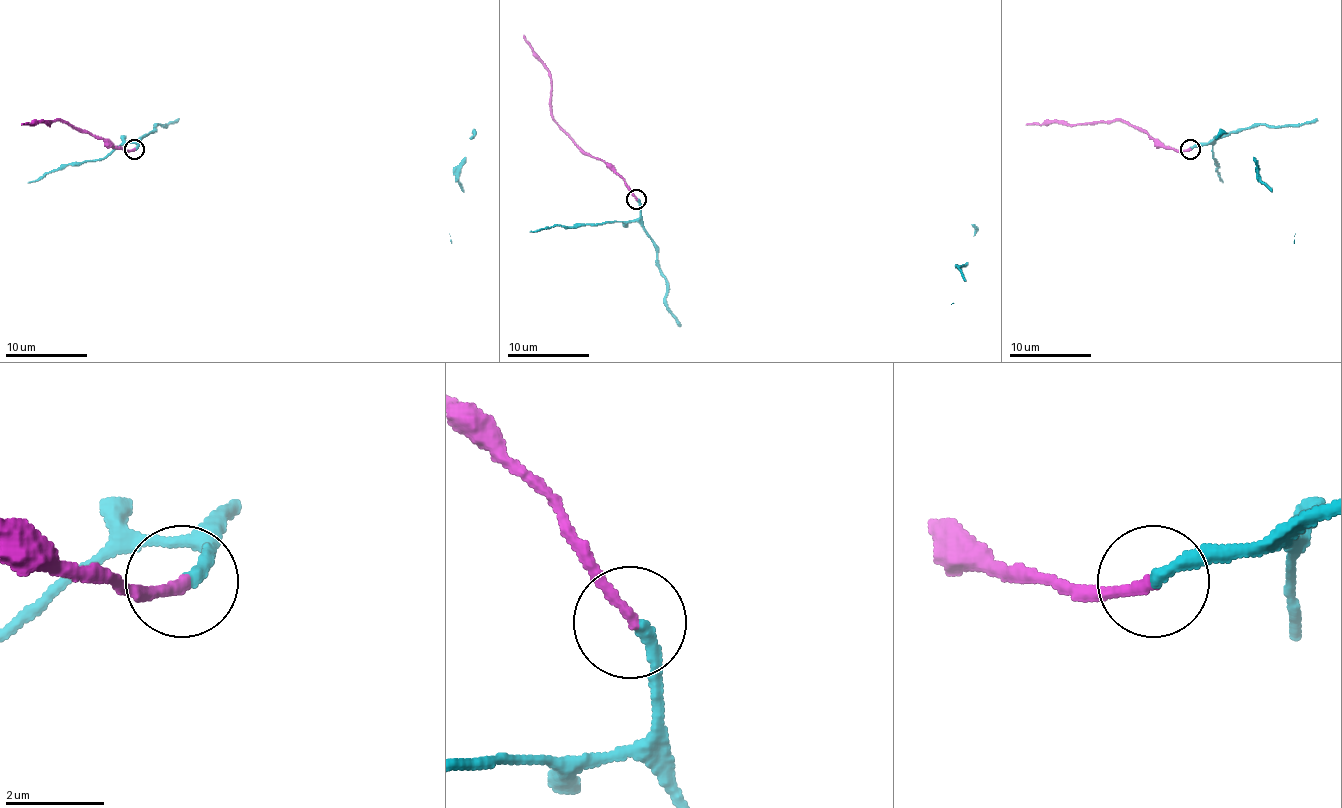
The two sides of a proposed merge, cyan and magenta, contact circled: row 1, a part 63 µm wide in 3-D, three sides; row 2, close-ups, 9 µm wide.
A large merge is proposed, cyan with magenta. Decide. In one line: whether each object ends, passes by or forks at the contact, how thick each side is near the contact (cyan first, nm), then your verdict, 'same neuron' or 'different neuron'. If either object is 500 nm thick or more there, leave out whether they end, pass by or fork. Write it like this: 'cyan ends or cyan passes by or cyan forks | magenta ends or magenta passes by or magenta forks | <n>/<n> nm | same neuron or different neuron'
cyan ends | magenta ends | 260/220 nm | same neuron

